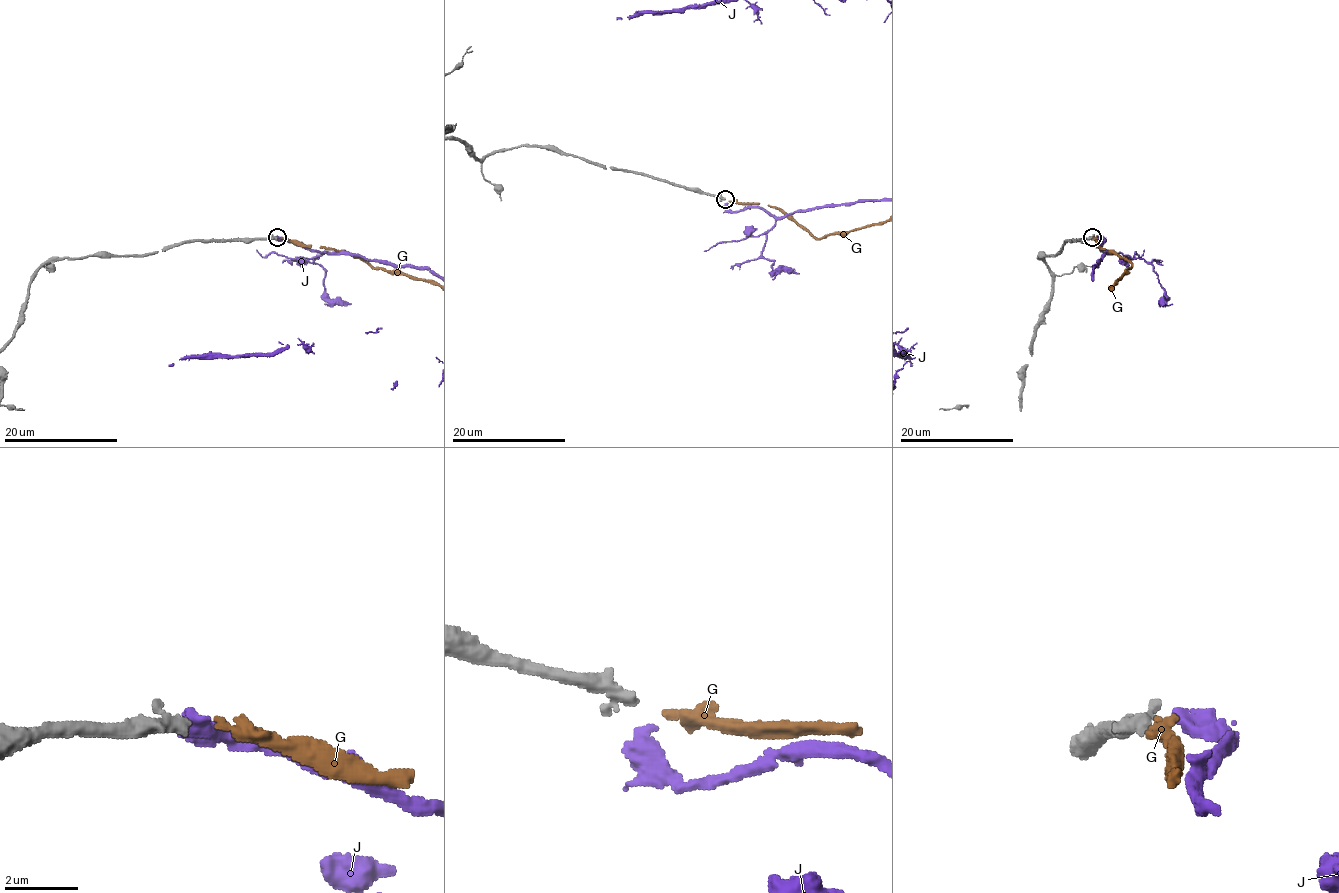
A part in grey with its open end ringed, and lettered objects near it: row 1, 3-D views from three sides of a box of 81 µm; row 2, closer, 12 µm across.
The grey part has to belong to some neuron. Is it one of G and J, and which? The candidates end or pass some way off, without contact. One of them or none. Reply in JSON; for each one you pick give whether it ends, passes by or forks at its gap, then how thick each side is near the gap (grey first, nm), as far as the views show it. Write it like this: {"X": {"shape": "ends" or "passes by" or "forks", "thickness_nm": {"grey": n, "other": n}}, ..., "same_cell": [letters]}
{"G": {"shape": "ends", "thickness_nm": {"grey": 240, "other": 260}}, "same_cell": ["G"]}

